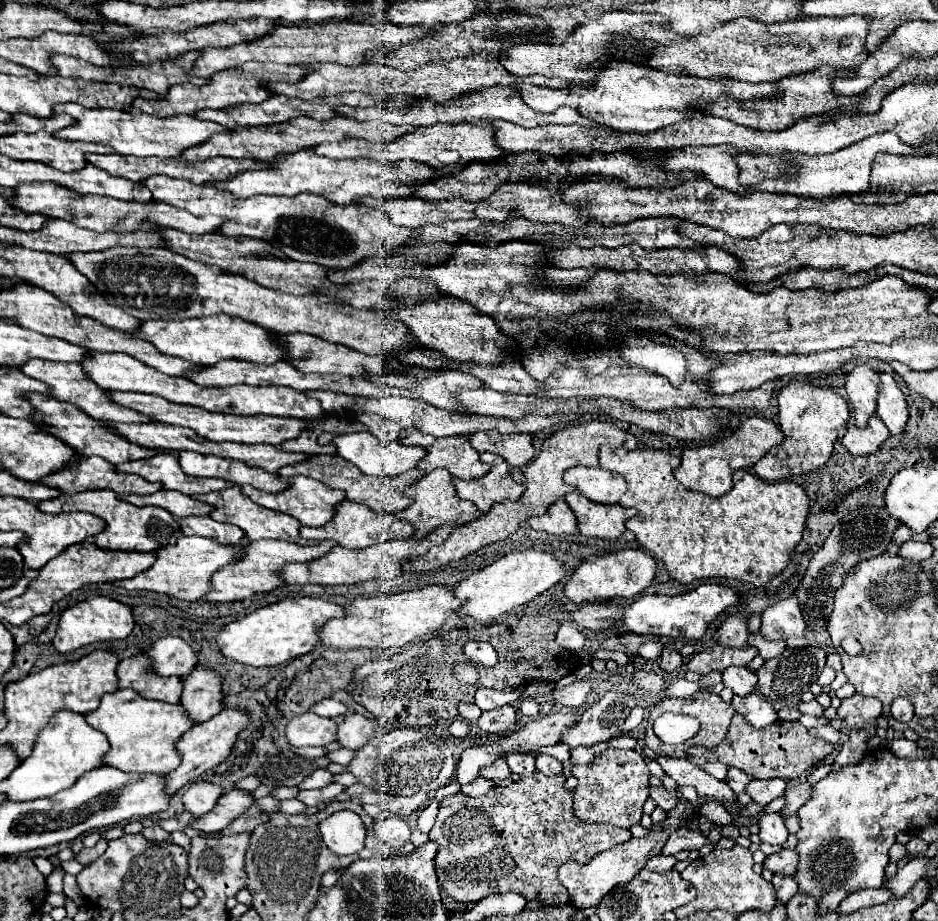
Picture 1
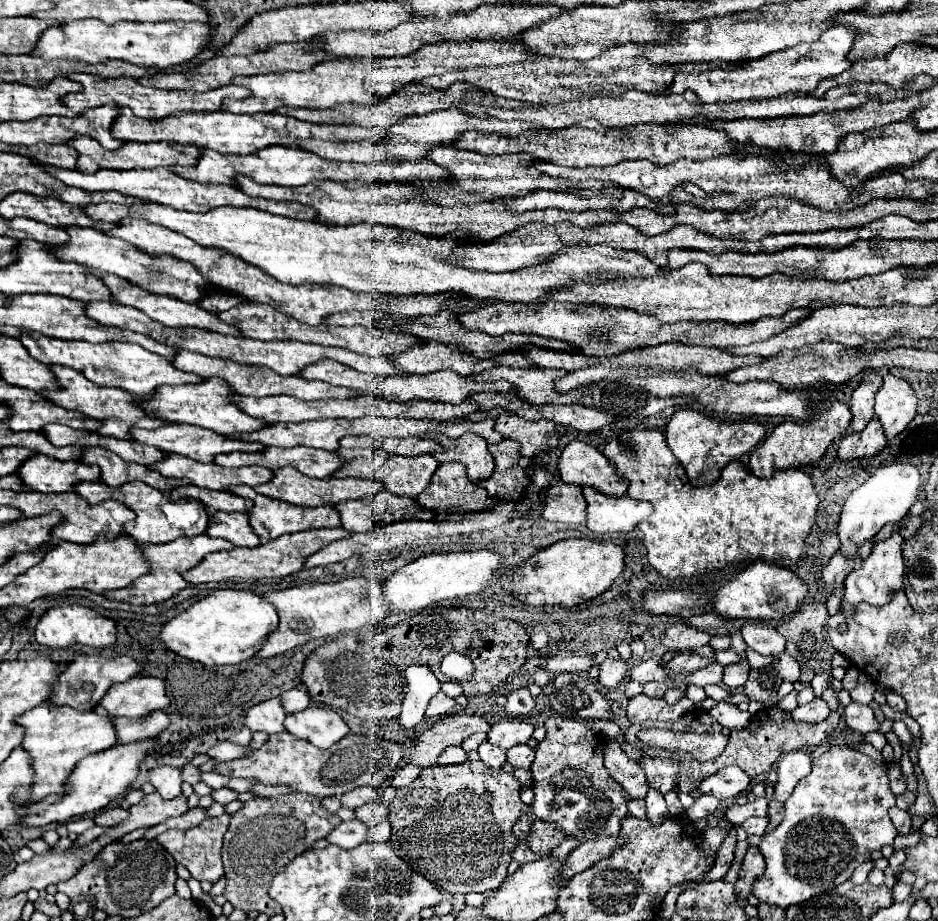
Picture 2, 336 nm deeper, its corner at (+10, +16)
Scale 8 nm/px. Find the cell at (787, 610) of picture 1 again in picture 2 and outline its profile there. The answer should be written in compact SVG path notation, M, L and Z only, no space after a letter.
M749 622L743 626L741 636L751 650L763 656L775 656L785 650L785 638L769 626L759 626L755 622Z

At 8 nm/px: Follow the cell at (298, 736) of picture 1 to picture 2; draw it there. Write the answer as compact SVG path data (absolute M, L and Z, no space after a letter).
M271 698L265 700L253 708L249 708L247 716L245 716L245 726L251 732L267 732L267 734L275 734L275 732L283 732L283 720L285 720L285 712L281 712L281 700L279 698Z

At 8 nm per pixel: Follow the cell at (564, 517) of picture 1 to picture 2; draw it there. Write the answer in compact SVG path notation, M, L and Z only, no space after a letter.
M559 482L547 490L543 518L549 522L563 522L563 524L585 522L587 516L585 508L587 504L581 486Z

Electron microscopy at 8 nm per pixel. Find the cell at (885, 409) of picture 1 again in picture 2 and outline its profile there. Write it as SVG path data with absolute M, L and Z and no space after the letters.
M893 374L883 378L883 386L875 396L875 416L883 424L887 440L901 434L917 414L917 398L913 388Z

